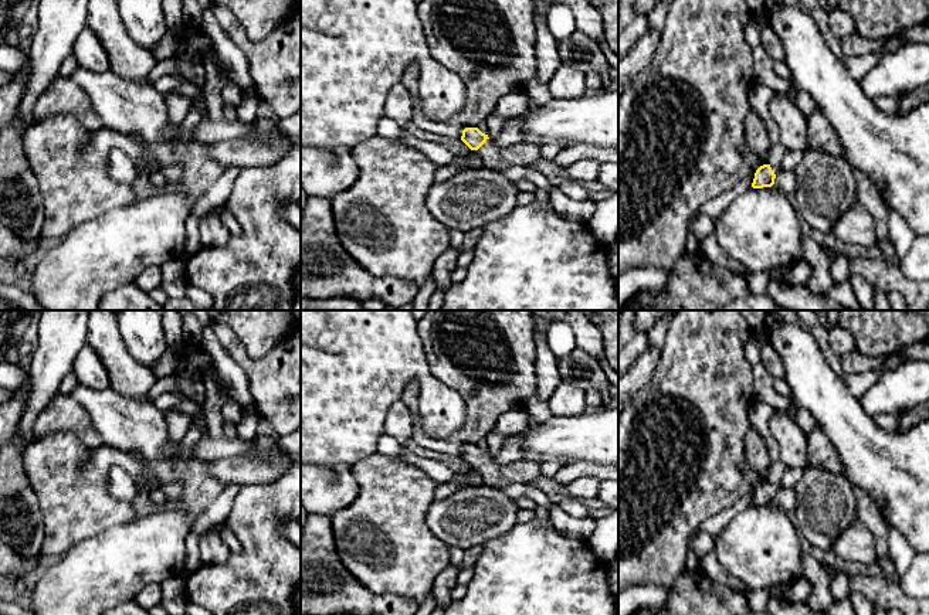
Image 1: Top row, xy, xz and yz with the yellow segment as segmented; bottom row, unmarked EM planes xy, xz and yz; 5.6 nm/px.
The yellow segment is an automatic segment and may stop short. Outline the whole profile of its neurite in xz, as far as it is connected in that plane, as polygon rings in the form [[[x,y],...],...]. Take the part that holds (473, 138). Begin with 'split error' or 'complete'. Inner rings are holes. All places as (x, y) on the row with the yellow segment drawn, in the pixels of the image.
split error; [[[465,128],[461,140],[471,149],[477,150],[484,167],[488,170],[504,170],[508,164],[501,156],[501,147],[494,143],[488,135],[482,133],[478,128]]]

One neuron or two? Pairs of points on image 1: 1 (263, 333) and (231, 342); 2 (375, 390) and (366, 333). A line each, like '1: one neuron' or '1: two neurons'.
1: two neurons
2: one neuron

